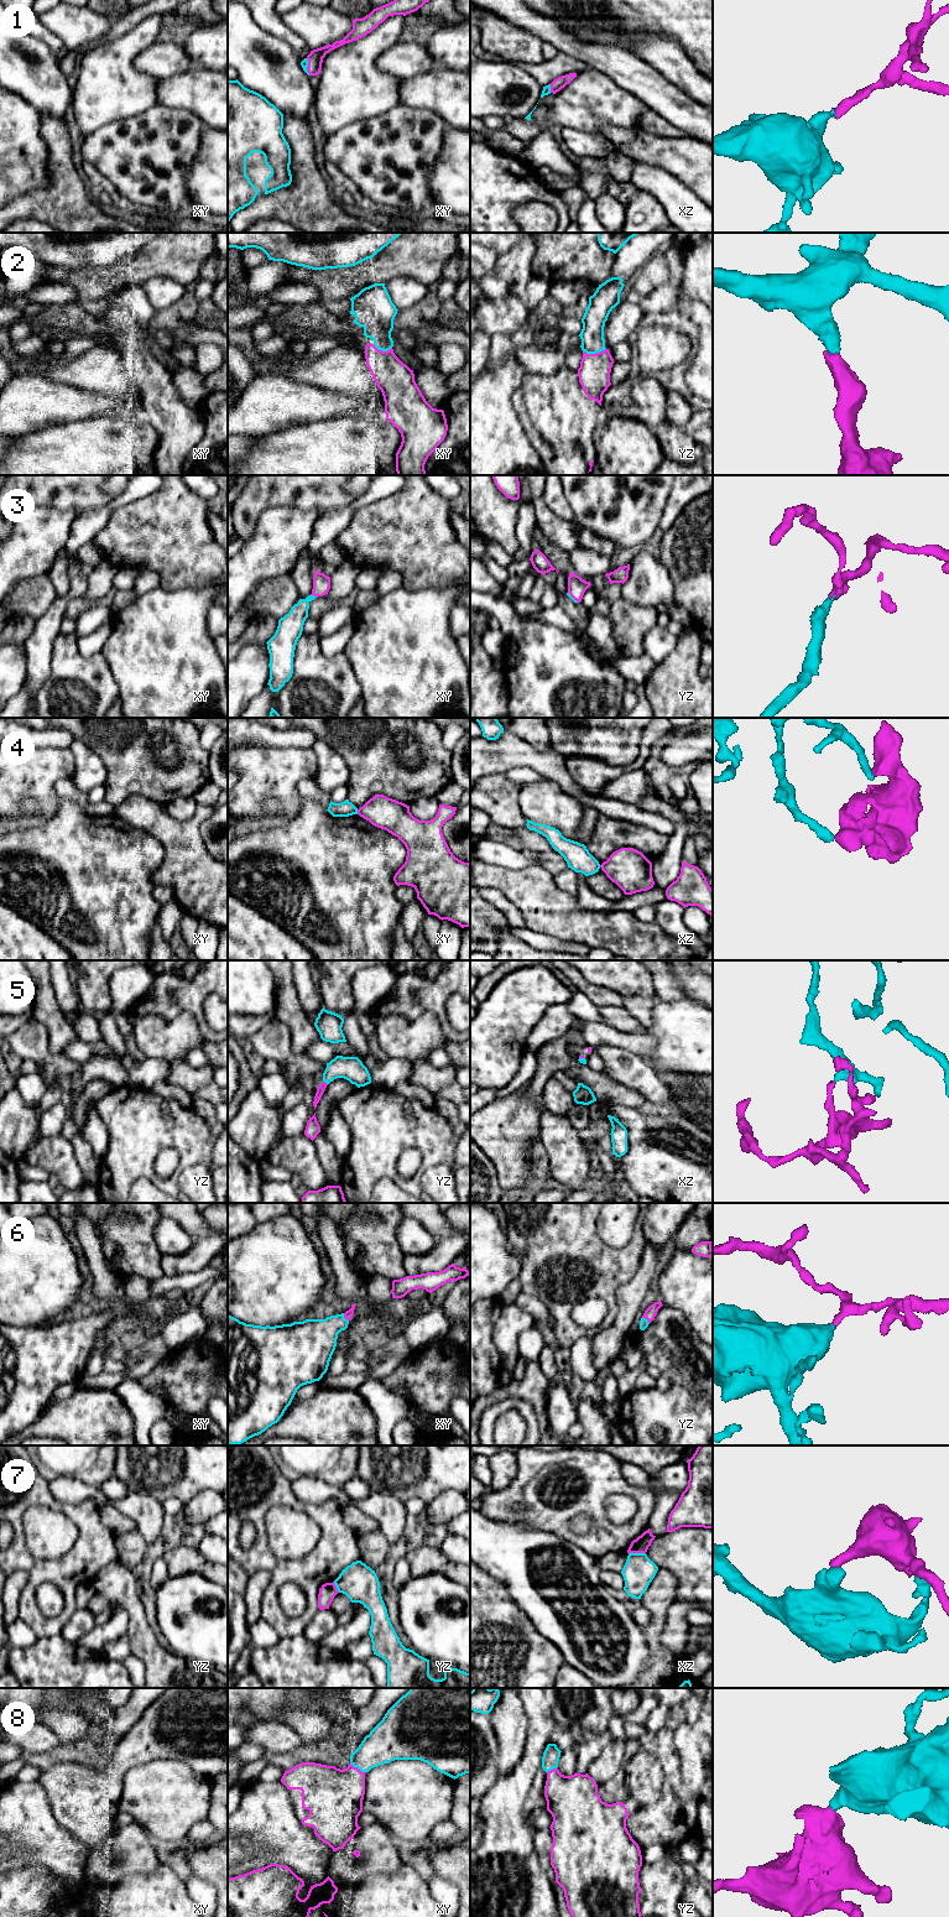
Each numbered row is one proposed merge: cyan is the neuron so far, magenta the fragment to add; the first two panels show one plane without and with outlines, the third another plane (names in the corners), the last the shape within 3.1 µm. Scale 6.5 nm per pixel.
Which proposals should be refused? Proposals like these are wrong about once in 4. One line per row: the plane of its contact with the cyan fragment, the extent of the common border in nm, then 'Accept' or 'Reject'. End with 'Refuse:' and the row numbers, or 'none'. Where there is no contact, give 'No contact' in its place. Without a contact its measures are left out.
1: Touches cyan in xy. Shared border 110 nm. Accept
2: Touches cyan in yz. Shared border 150 nm. Accept
3: Touches cyan in xy. Shared border 50 nm. Accept
4: Touches cyan in xy. Shared border 30 nm. Reject
5: Touches cyan in yz. Shared border 40 nm. Accept
6: Touches cyan in xy. Shared border 70 nm. Accept
7: Touches cyan in xz. Shared border 110 nm. Reject
8: Touches cyan in xy. Shared border 120 nm. Accept
Refuse: 4, 7

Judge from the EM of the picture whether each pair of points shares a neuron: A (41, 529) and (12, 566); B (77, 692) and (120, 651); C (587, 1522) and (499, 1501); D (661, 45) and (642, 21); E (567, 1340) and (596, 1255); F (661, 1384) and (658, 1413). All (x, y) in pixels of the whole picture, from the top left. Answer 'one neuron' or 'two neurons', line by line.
A: one neuron
B: two neurons
C: two neurons
D: two neurons
E: one neuron
F: two neurons

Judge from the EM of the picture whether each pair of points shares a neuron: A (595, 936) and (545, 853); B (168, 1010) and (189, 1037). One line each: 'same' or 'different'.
A: different
B: different

